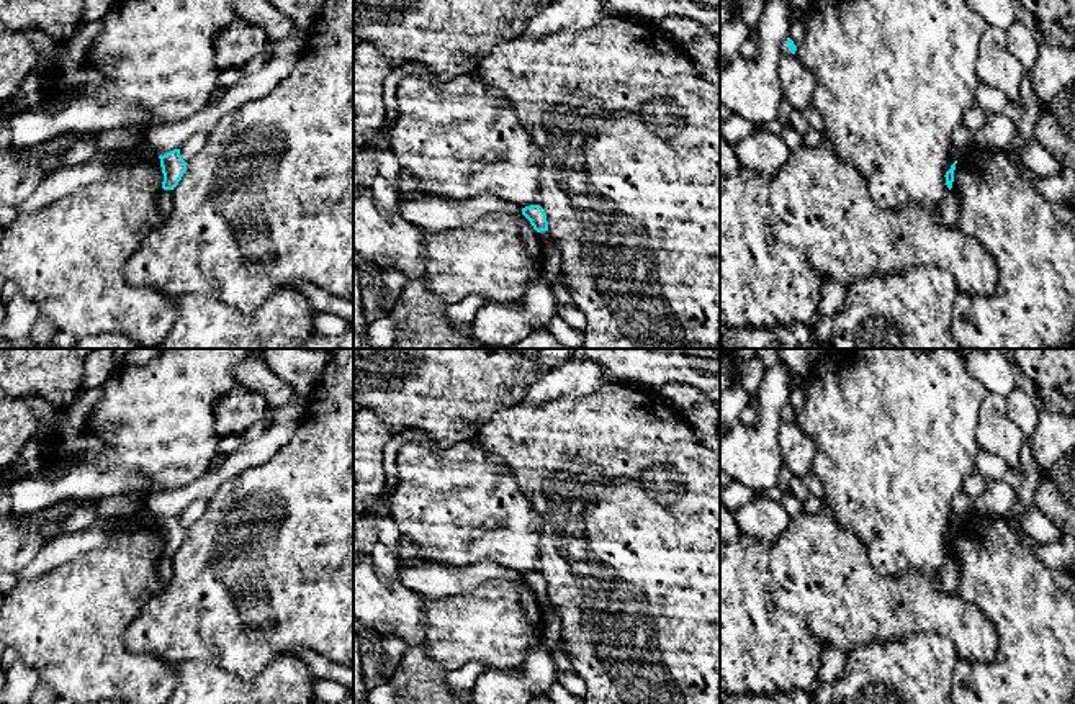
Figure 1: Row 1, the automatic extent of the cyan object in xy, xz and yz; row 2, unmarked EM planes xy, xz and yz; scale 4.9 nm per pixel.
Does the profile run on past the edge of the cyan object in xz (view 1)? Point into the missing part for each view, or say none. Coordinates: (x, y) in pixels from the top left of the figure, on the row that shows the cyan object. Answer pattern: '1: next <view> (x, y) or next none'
1: next none

